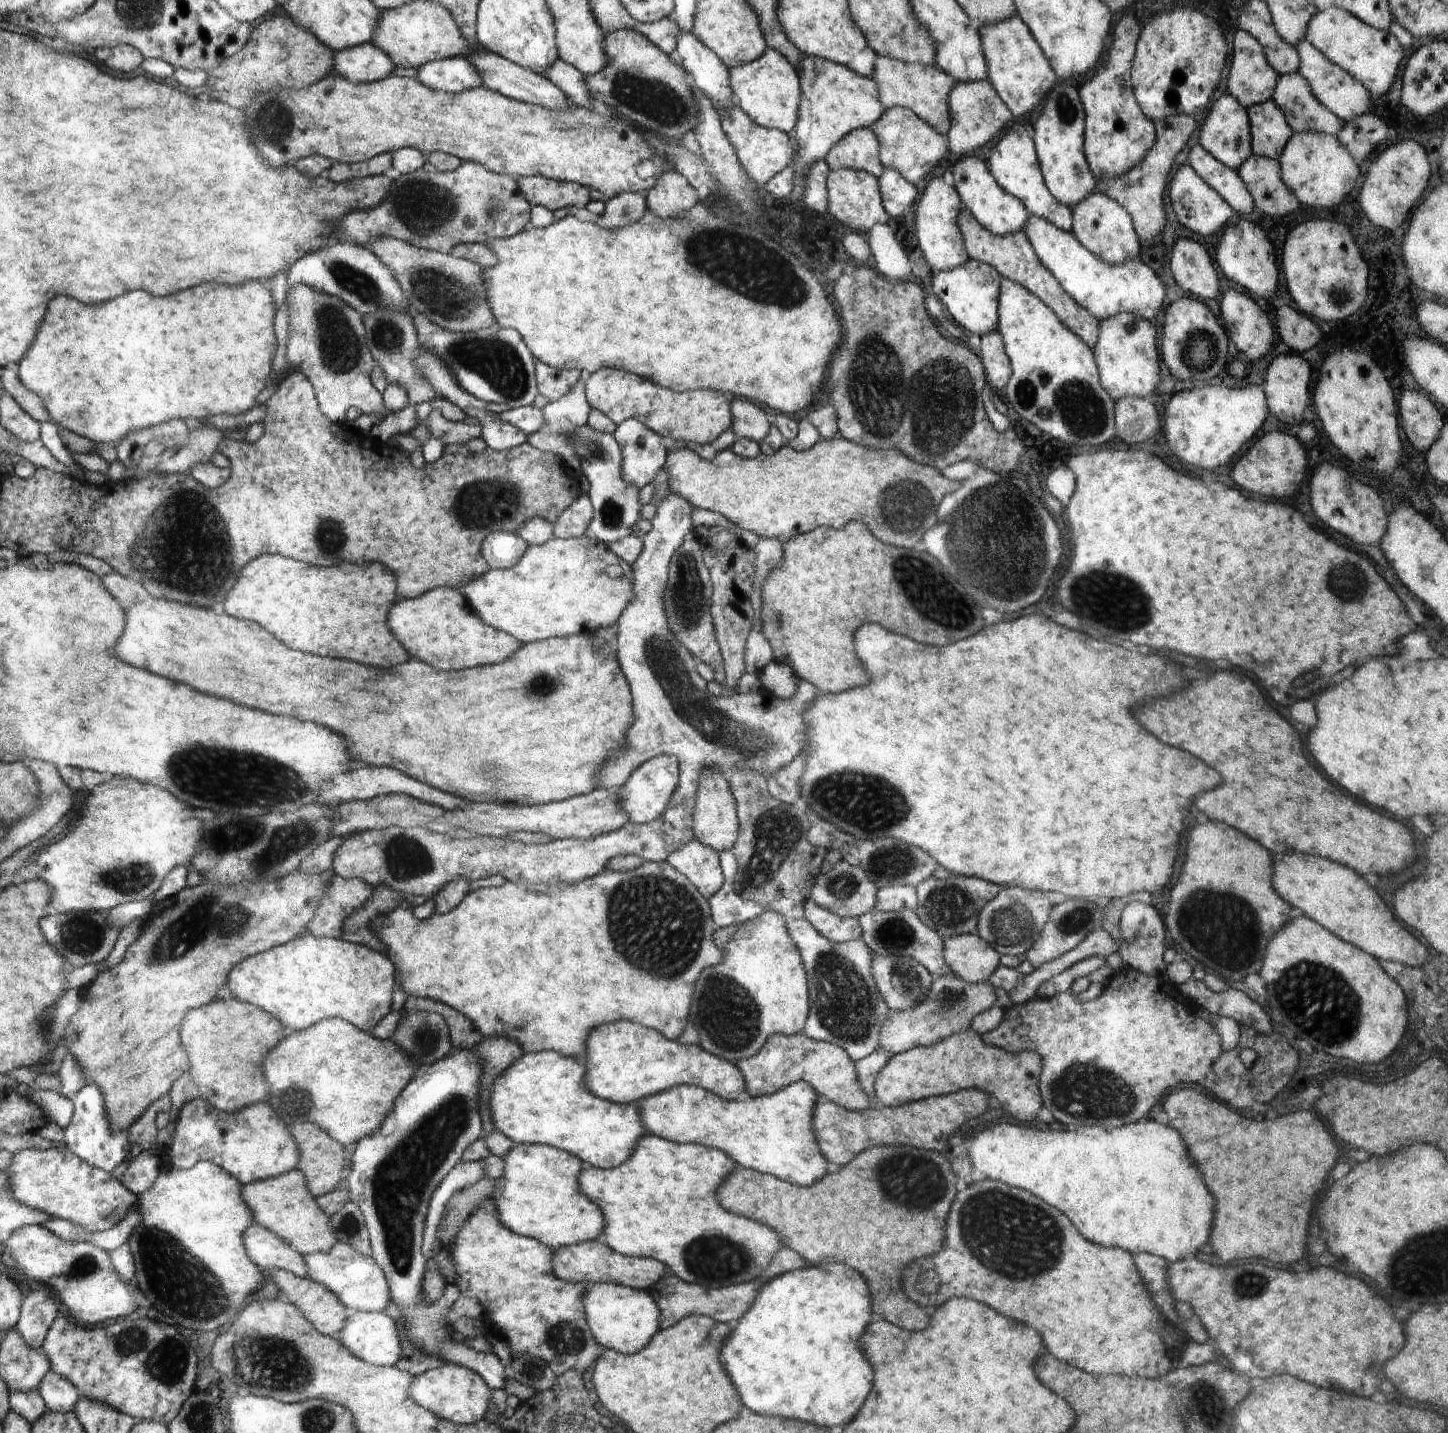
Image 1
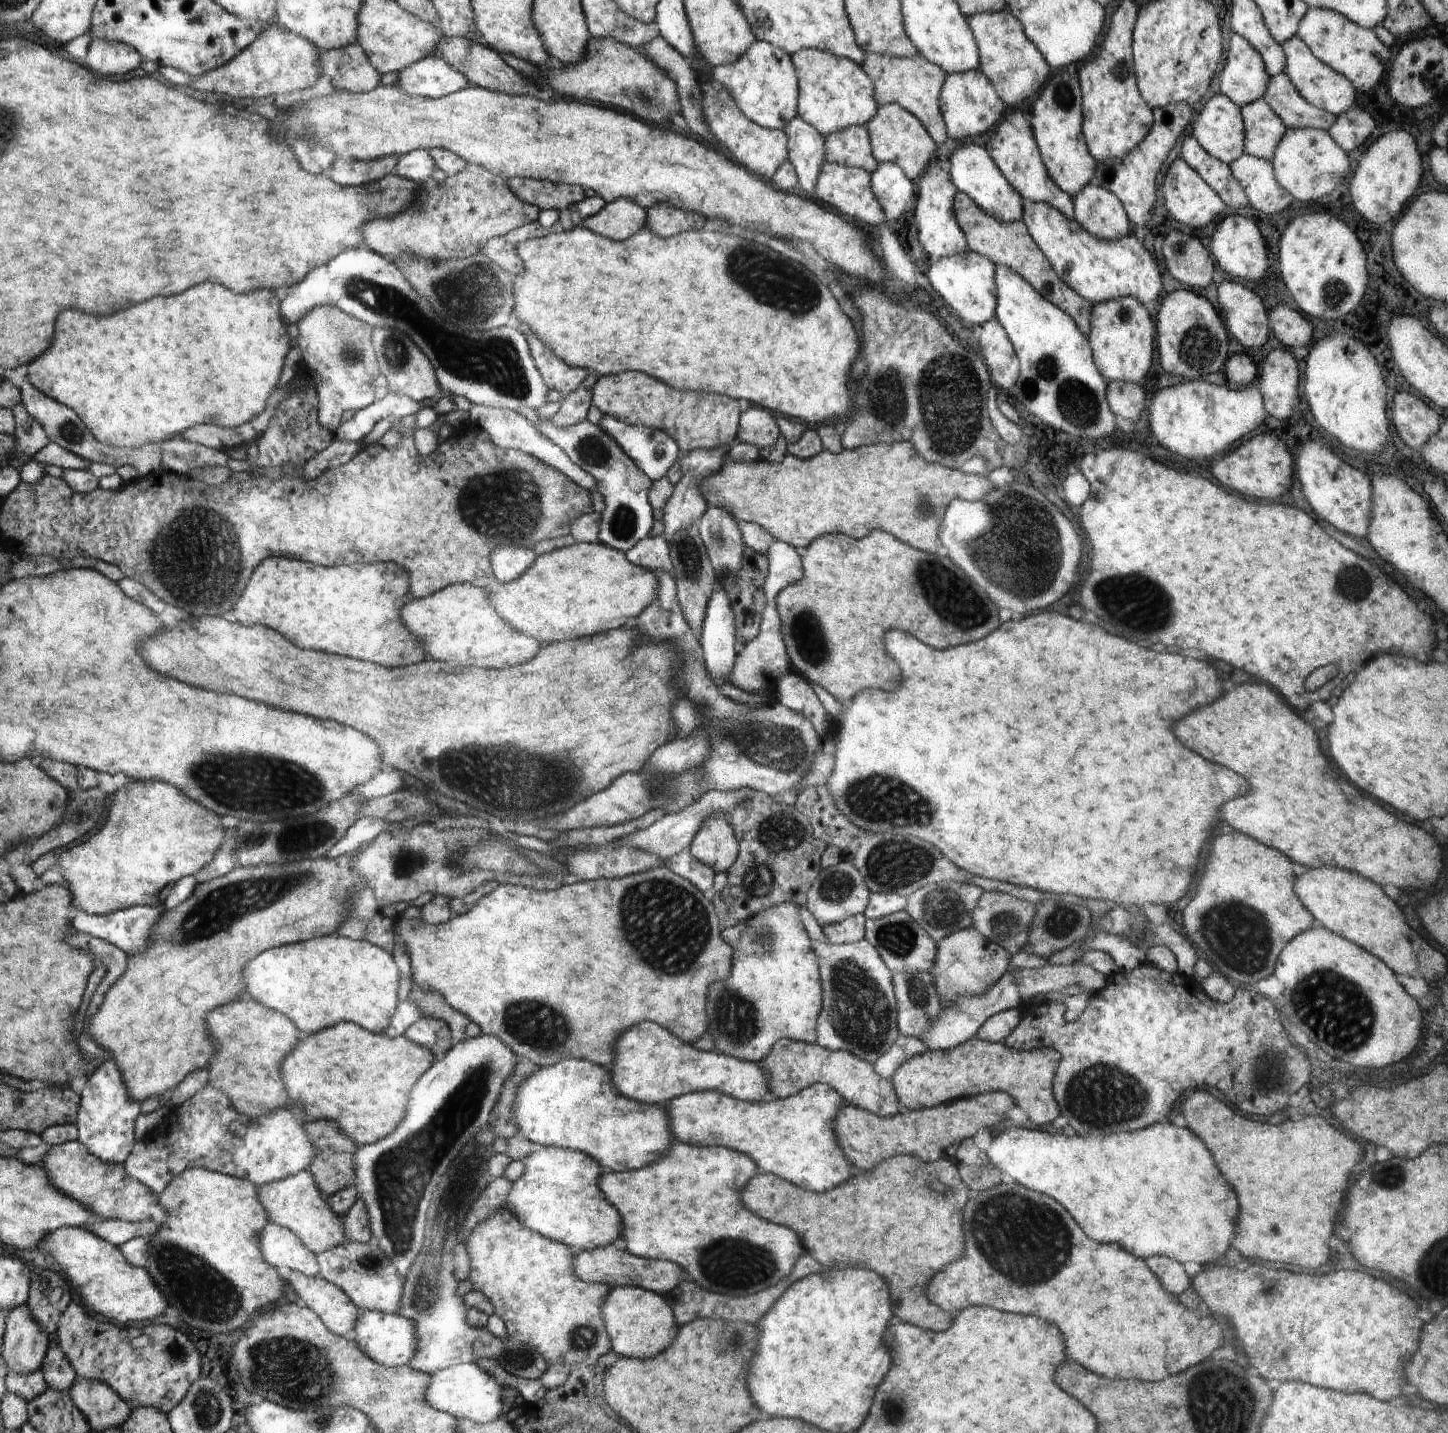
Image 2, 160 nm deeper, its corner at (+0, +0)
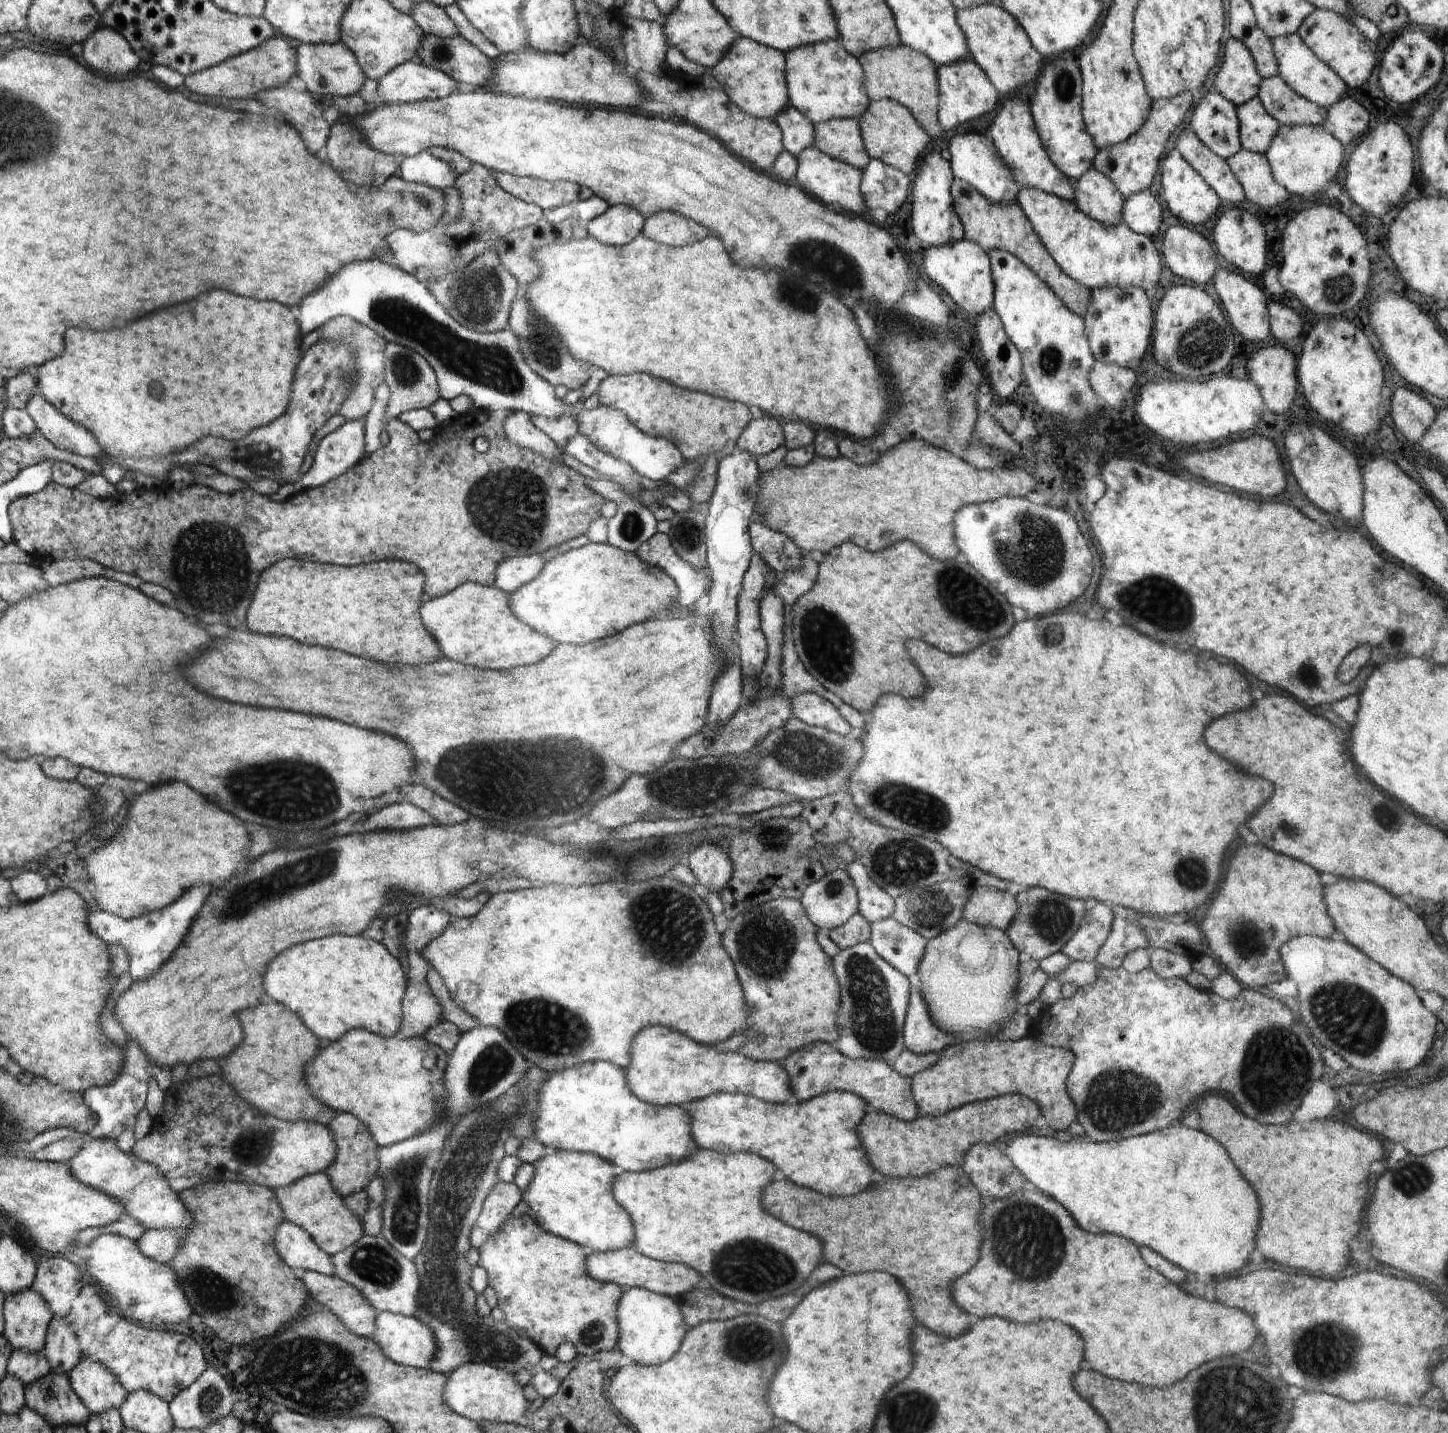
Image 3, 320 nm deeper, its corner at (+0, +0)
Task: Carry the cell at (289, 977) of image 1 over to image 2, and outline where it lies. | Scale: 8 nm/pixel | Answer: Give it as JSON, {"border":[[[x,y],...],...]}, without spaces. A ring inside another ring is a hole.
{"border":[[[340,936],[314,938],[262,952],[246,968],[250,996],[268,1008],[286,1012],[306,1034],[318,1034],[338,1022],[362,1024],[370,1032],[390,1026],[398,1002],[398,966],[390,953],[364,940]]]}

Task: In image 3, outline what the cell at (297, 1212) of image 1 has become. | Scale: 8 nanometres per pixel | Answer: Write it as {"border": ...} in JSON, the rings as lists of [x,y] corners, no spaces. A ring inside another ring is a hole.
{"border":[[[326,1172],[306,1175],[288,1187],[273,1189],[283,1212],[285,1221],[300,1225],[309,1232],[320,1248],[331,1257],[345,1248],[352,1247],[358,1239],[362,1238],[366,1230],[363,1228],[362,1218],[359,1218],[346,1206],[343,1197],[334,1190],[331,1178]]]}

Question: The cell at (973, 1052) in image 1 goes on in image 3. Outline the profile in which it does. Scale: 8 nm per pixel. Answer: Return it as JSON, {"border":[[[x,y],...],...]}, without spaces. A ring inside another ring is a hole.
{"border":[[[999,1035],[991,1040],[958,1040],[942,1050],[934,1066],[911,1078],[913,1099],[920,1116],[937,1117],[968,1103],[1007,1094],[1022,1095],[1039,1106],[1049,1128],[1067,1130],[1077,1120],[1077,1108],[1065,1081],[1074,1059],[1070,1049],[1046,1045],[1030,1036],[1018,1040]]]}

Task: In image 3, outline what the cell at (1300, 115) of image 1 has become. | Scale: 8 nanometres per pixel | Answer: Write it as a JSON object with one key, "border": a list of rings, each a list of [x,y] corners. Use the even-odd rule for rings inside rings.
{"border":[[[1280,75],[1262,79],[1257,97],[1280,125],[1322,125],[1327,115],[1324,107],[1294,92]]]}

